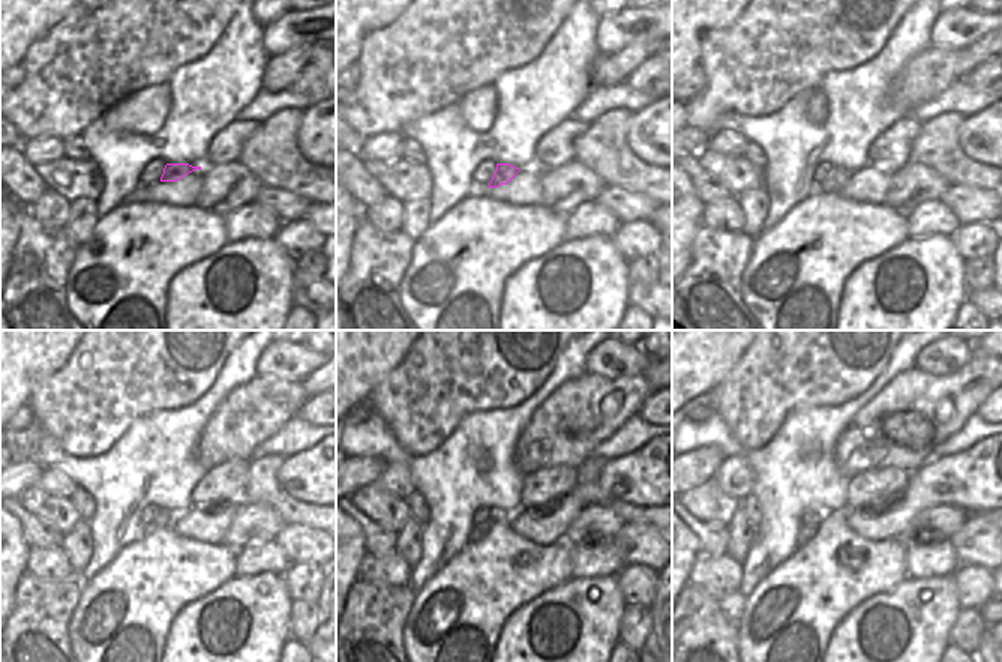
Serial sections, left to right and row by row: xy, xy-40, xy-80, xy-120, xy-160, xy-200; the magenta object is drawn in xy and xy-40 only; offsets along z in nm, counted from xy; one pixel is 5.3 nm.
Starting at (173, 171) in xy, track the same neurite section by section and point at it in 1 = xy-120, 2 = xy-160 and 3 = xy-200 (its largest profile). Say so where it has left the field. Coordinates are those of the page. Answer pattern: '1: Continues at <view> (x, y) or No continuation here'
1: Continues at xy-120 (164, 518)
2: Continues at xy-160 (479, 530)
3: Continues at xy-200 (806, 533)

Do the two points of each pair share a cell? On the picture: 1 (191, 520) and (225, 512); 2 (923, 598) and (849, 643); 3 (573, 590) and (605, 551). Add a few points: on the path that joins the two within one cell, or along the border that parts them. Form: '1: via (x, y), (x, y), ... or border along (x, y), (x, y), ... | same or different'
1: via (200, 520), (216, 518) | same
2: via (900, 604), (875, 604), (864, 610), (860, 620) | same
3: border along (573, 575), (615, 578) | different

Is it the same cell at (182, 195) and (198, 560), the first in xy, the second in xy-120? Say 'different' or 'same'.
different

